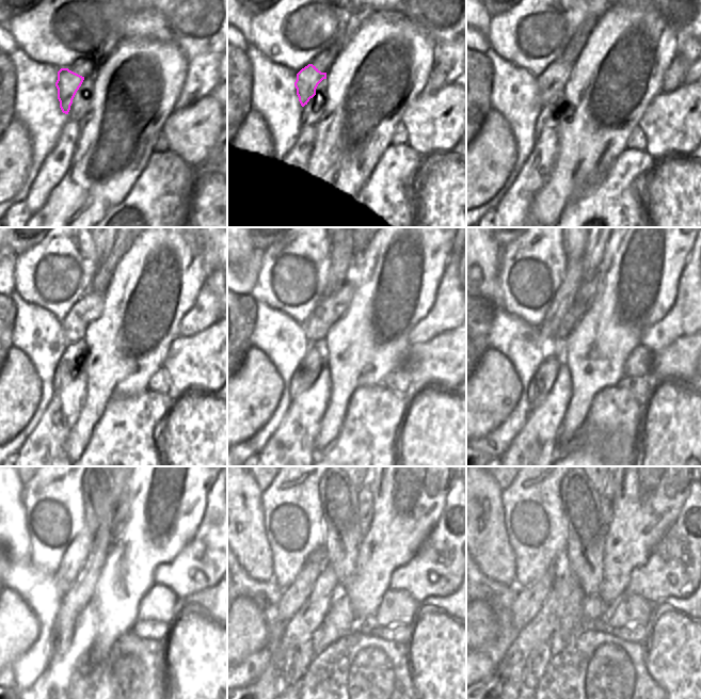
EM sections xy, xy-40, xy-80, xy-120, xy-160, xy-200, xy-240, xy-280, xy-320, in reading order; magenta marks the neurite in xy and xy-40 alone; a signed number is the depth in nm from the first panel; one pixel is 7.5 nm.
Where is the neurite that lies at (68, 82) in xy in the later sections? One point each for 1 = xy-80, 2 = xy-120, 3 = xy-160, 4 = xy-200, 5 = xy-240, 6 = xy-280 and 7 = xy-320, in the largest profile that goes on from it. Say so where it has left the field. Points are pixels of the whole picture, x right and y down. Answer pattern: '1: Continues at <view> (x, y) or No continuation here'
1: Continues at xy-80 (552, 83)
2: Continues at xy-120 (89, 308)
3: Continues at xy-160 (330, 308)
4: Continues at xy-200 (586, 295)
5: Continues at xy-240 (123, 515)
6: Continues at xy-280 (365, 495)
7: Continues at xy-320 (607, 495)

